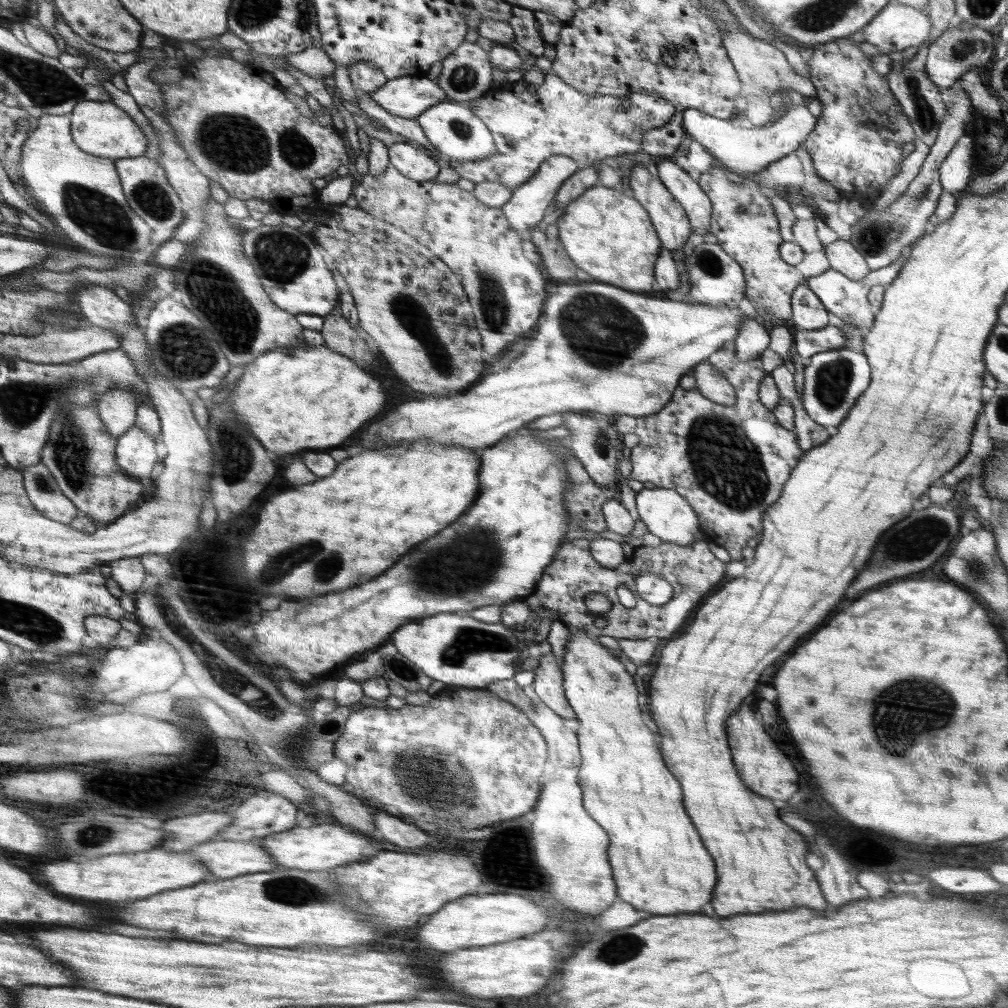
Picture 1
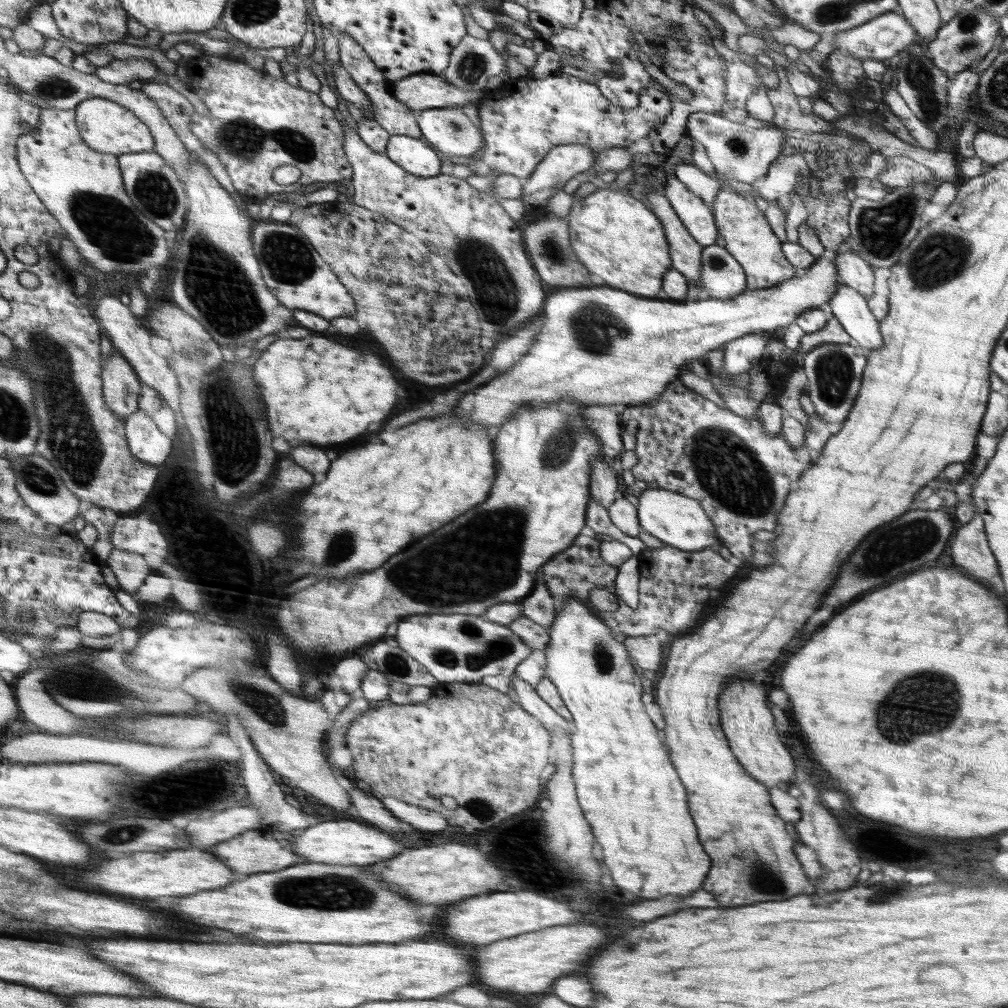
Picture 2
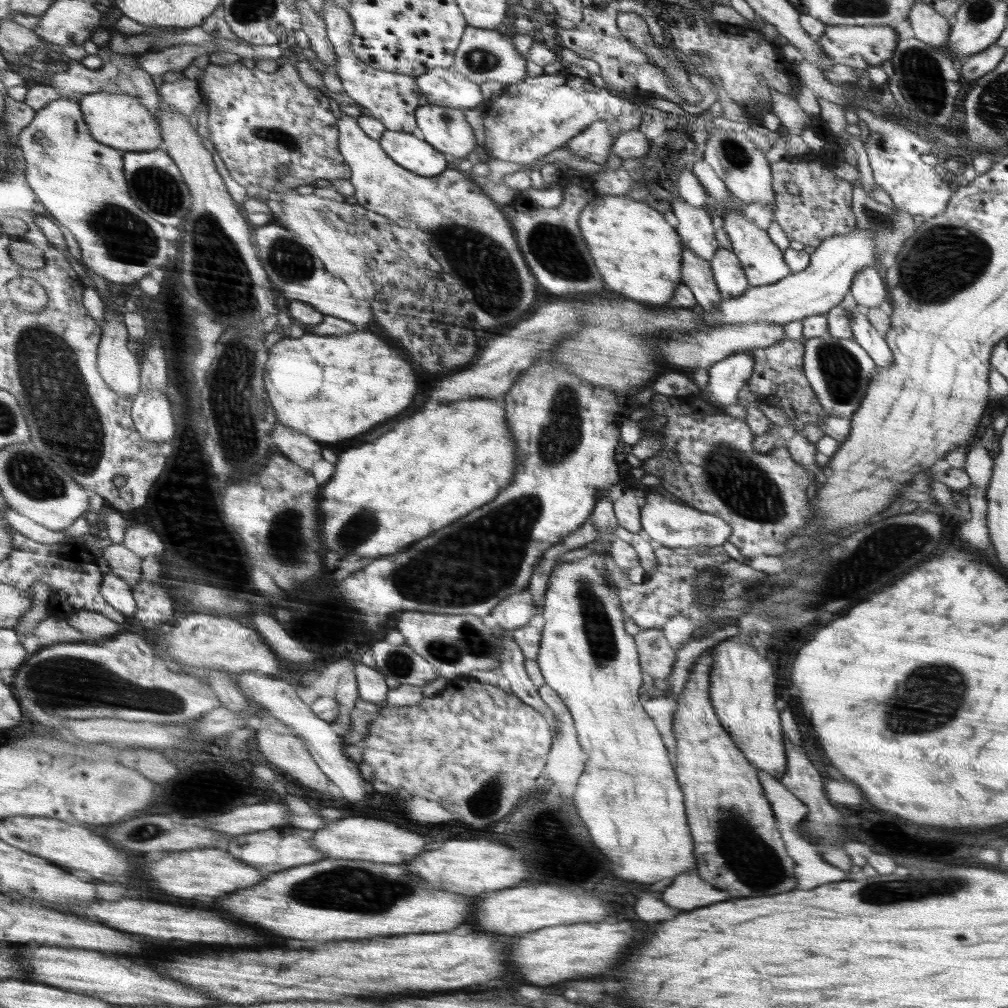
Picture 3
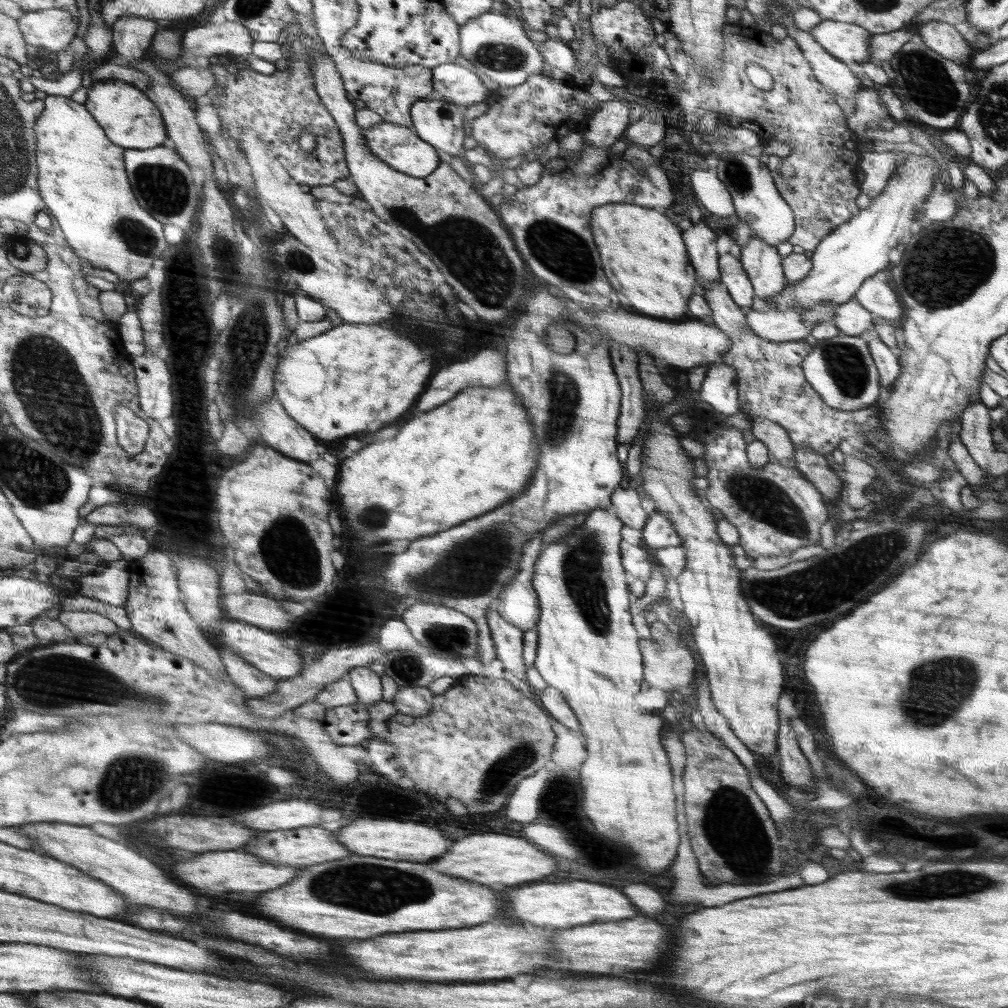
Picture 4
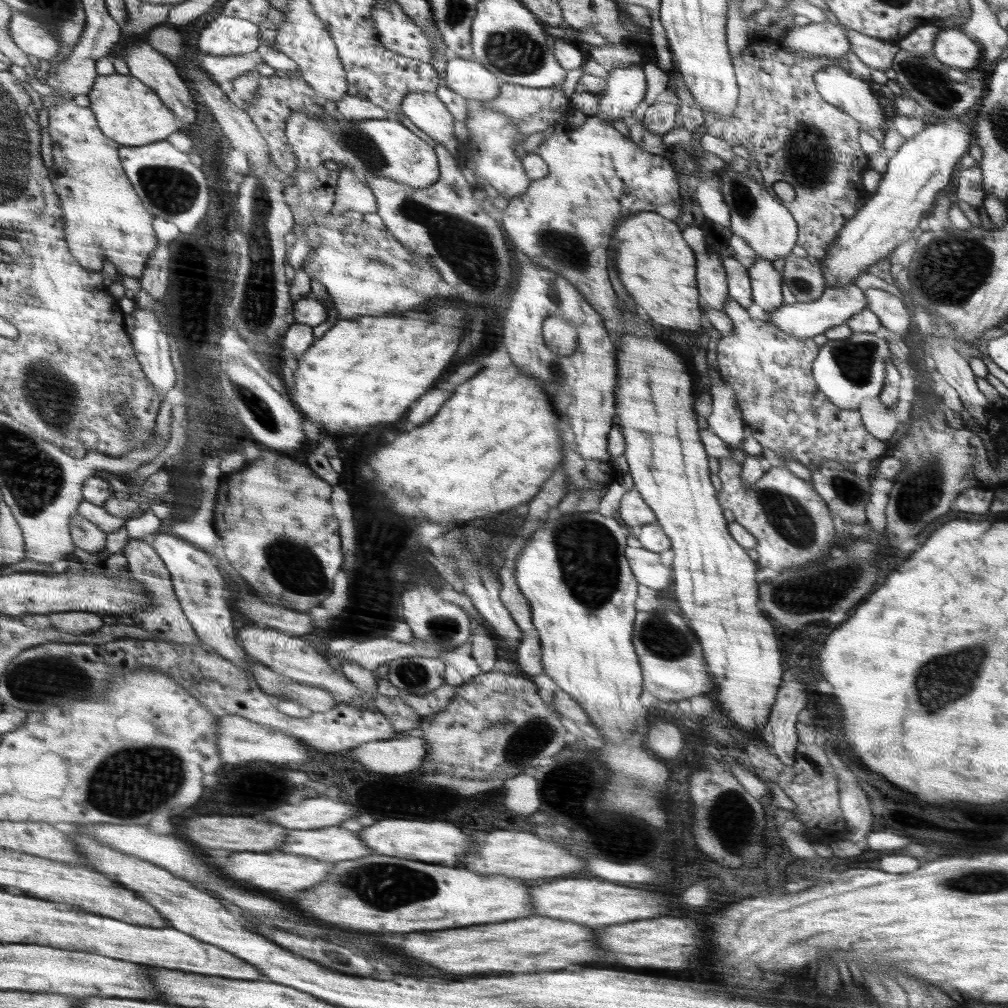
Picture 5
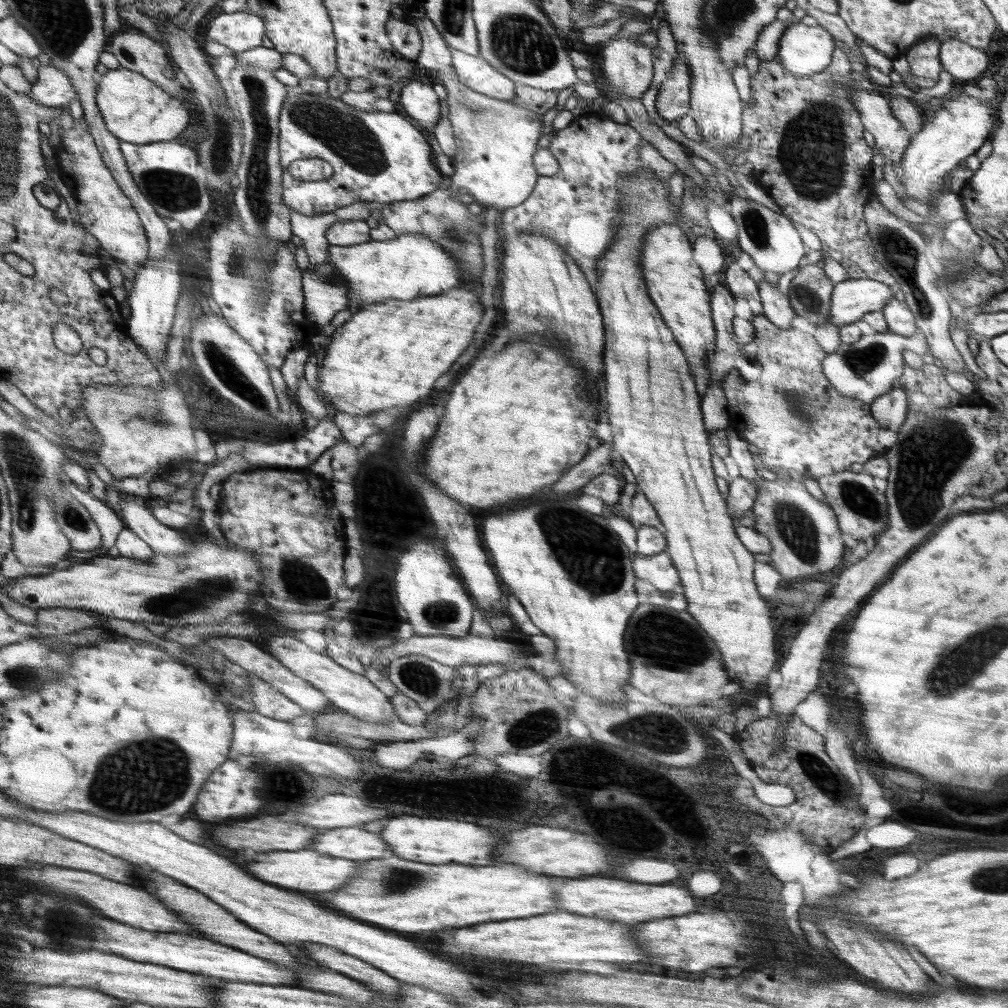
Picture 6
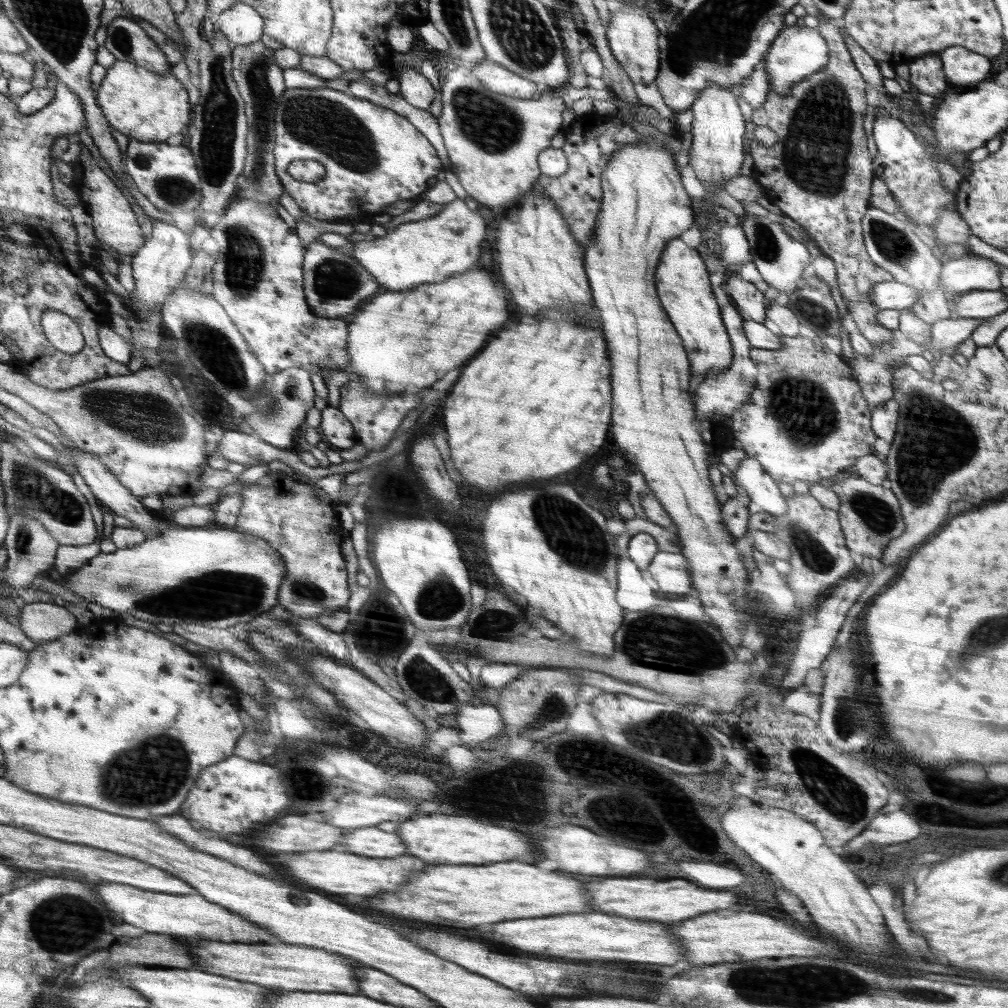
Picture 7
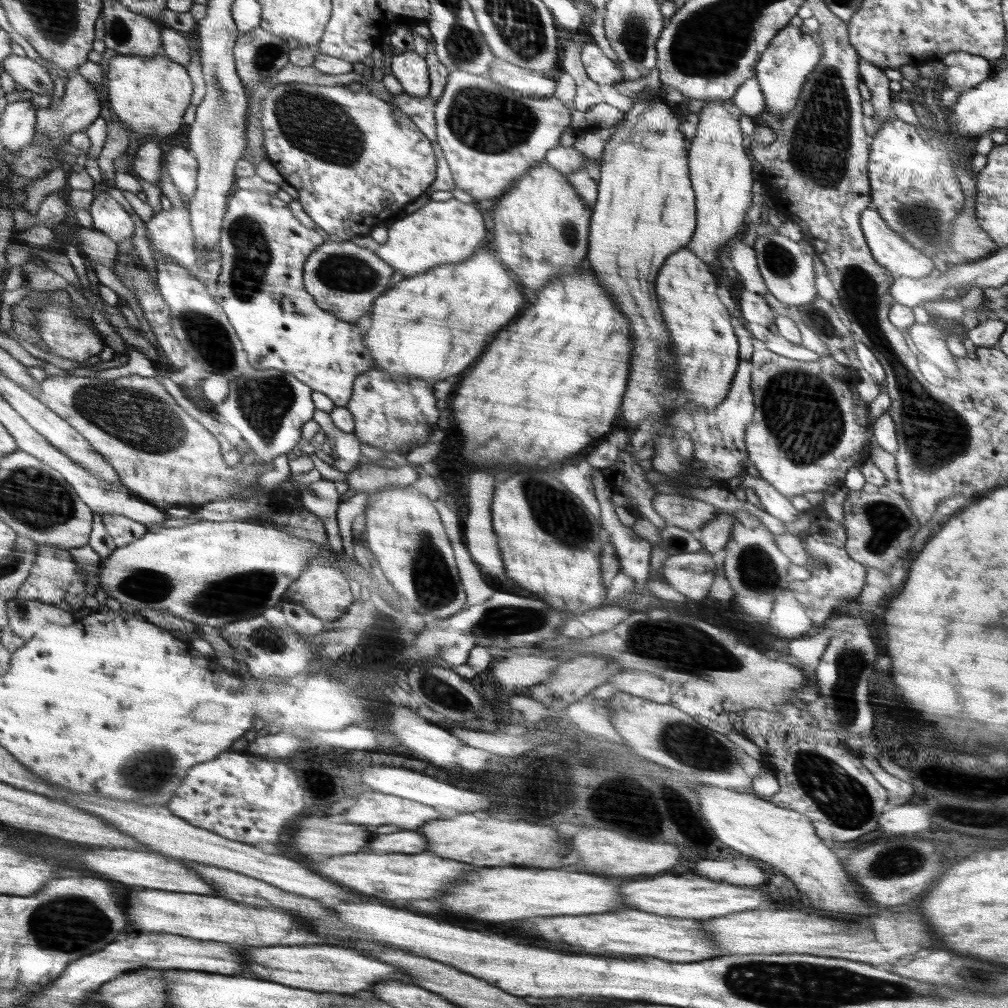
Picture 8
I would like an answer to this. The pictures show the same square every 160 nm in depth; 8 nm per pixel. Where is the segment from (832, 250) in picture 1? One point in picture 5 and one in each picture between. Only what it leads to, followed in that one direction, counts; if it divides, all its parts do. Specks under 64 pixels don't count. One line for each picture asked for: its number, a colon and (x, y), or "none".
2: (853, 270)
3: (867, 289)
4: (876, 296)
5: (893, 314)

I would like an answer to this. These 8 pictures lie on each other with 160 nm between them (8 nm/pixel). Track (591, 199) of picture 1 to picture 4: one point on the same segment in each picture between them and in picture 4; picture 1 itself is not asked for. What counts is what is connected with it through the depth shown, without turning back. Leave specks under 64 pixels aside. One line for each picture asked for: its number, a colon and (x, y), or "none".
2: (621, 240)
3: (639, 252)
4: (652, 269)

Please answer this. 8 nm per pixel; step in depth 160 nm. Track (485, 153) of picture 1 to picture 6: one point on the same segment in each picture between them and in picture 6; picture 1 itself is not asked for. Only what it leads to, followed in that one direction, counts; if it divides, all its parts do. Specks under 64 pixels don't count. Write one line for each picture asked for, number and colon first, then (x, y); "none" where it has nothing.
2: (449, 129)
3: (446, 129)
4: (447, 134)
5: (428, 114)
6: (418, 102)

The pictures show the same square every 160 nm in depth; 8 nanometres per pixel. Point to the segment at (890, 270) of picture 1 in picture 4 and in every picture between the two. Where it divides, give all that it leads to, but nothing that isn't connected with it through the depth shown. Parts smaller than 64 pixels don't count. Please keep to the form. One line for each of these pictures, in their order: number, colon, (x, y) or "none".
2: (850, 307)
3: (873, 341)
4: (888, 365)

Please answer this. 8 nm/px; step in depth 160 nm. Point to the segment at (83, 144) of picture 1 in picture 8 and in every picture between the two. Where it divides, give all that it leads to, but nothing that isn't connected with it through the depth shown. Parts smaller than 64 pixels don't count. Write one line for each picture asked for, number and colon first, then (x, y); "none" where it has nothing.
2: (106, 126)
3: (120, 121)
4: (128, 116)
5: (129, 112)
6: (134, 109)
7: (146, 106)
8: (150, 93)

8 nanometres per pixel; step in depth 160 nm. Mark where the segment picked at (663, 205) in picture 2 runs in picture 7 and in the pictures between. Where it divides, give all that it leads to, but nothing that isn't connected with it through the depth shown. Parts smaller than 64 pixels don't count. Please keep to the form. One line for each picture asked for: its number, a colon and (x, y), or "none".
3: (696, 273)
4: (771, 382)
5: (769, 371)
6: (797, 420)
7: (803, 421)

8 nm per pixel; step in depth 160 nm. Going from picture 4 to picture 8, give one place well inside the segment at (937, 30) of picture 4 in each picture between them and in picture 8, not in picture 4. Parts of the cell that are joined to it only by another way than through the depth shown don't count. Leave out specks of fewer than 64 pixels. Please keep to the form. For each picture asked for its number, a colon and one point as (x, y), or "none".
5: (952, 47)
6: (962, 61)
7: (961, 66)
8: (964, 70)

